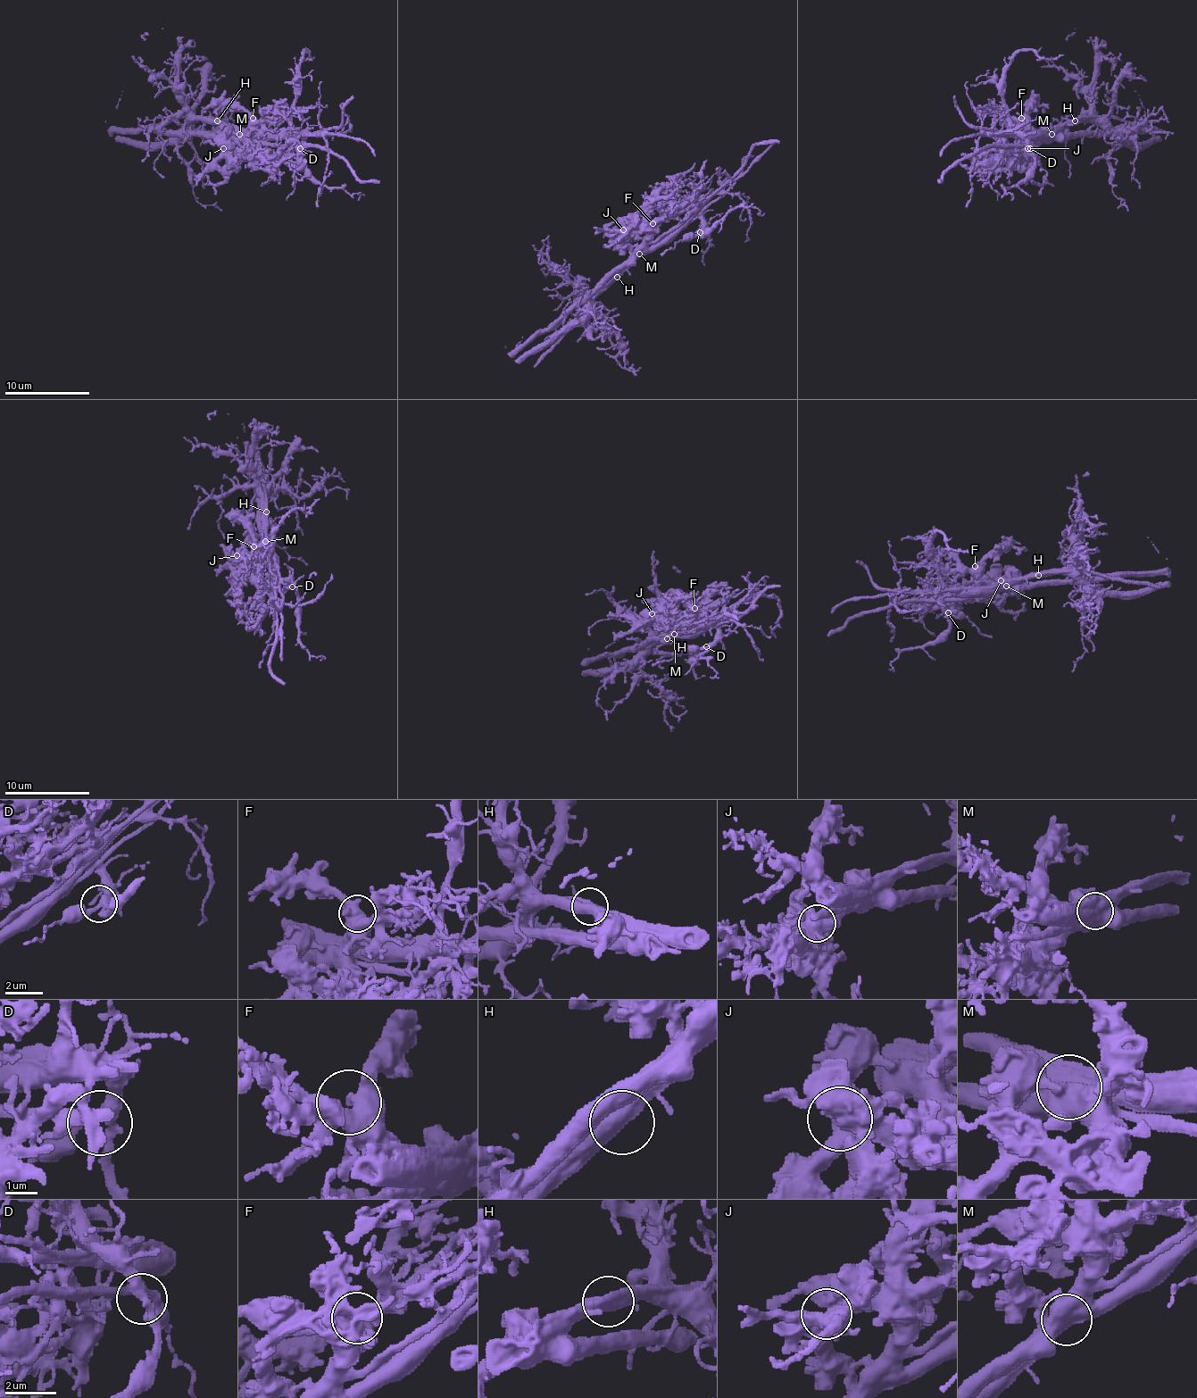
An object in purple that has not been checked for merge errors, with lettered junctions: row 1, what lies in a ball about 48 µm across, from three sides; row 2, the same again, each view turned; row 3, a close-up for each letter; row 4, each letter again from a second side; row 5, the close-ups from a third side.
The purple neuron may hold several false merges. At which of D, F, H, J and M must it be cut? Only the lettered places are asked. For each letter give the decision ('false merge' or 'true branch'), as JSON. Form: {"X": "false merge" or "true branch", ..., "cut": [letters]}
{"D": "true branch", "F": "true branch", "H": "false merge", "J": "true branch", "M": "false merge", "cut": ["H", "M"]}

